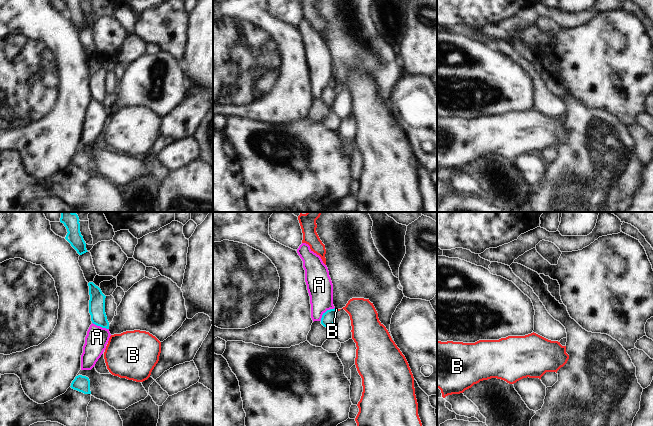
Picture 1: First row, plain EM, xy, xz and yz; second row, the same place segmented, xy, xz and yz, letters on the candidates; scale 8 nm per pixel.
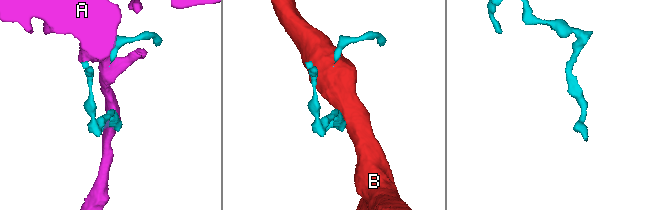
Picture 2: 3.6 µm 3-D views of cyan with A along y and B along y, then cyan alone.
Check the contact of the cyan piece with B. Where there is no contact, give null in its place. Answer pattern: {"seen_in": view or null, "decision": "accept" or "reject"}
{"seen_in": "xz", "decision": "reject"}

